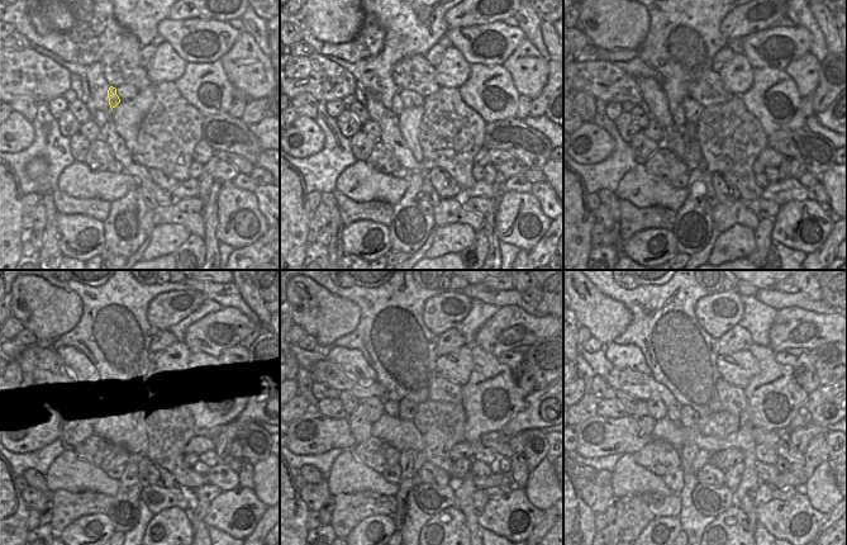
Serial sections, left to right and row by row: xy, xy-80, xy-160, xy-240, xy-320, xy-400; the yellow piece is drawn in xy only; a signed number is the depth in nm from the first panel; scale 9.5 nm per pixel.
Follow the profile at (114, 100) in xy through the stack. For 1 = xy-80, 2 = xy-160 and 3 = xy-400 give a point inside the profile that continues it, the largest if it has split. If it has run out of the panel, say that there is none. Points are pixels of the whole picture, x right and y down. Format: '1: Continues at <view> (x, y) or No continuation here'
1: Continues at xy-80 (398, 107)
2: Continues at xy-160 (679, 114)
3: Continues at xy-400 (669, 429).

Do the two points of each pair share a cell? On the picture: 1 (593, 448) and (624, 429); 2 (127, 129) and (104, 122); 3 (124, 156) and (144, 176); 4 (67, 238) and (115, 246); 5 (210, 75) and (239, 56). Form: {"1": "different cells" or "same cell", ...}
{"1": "same cell", "2": "different cells", "3": "same cell", "4": "different cells", "5": "different cells"}

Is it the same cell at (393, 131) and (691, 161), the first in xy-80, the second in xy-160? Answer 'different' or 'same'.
different

